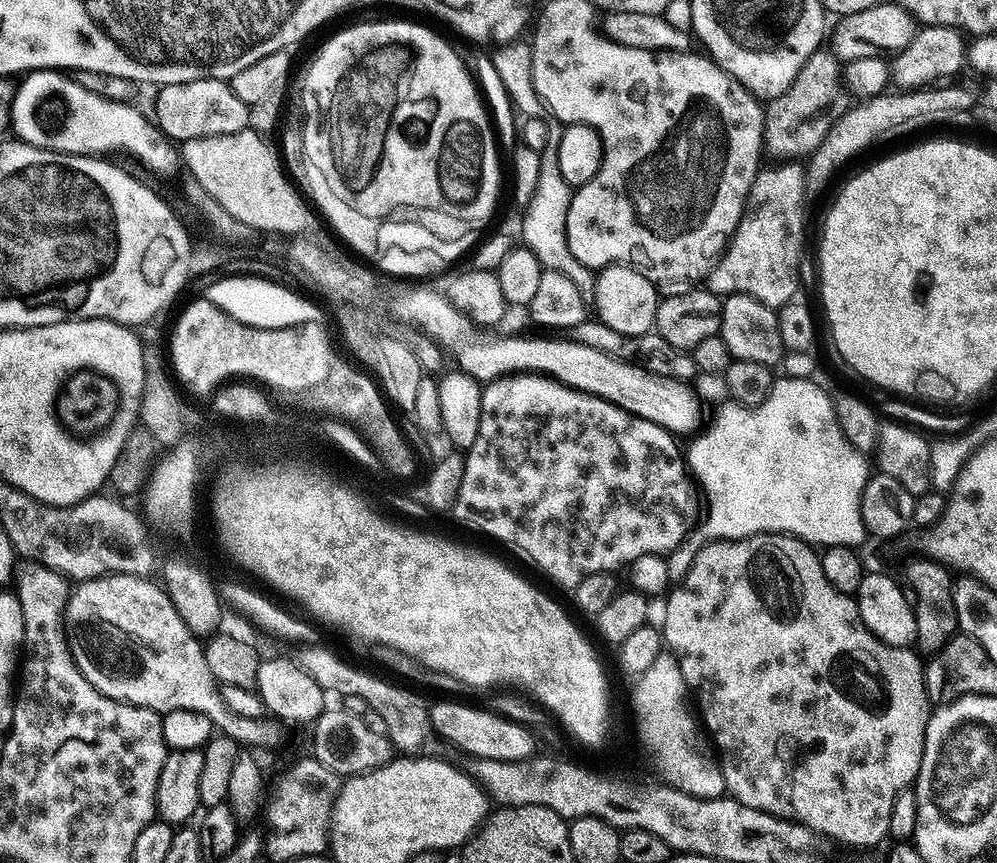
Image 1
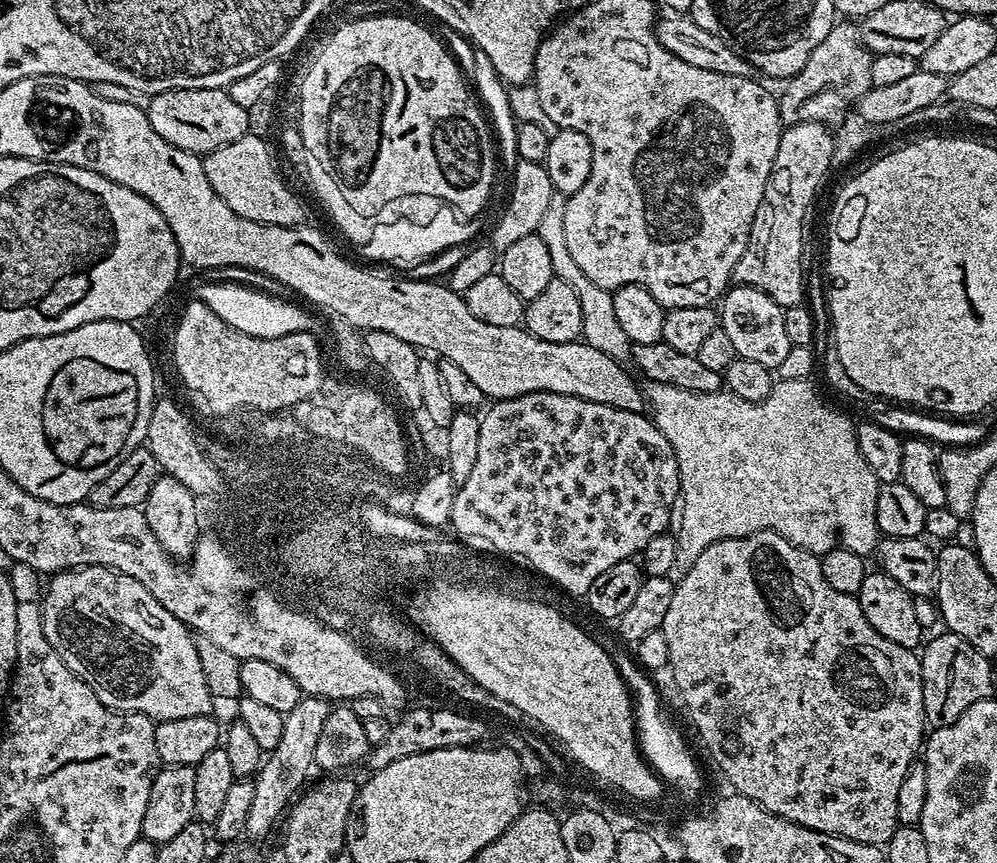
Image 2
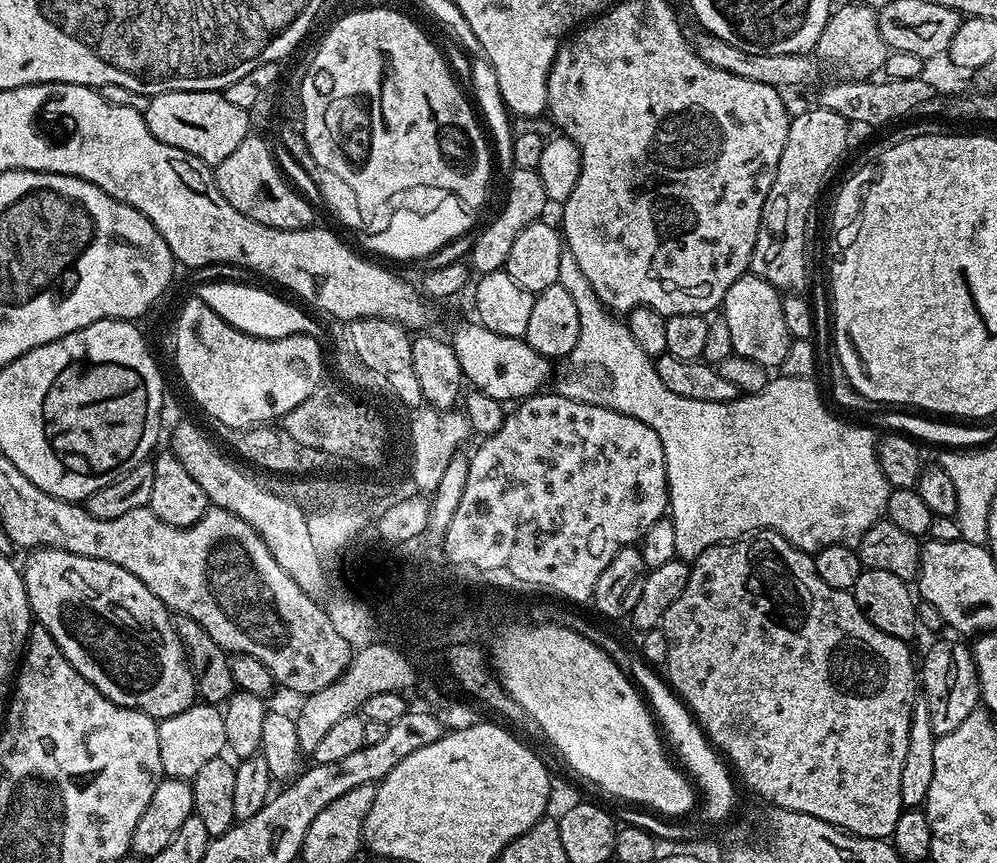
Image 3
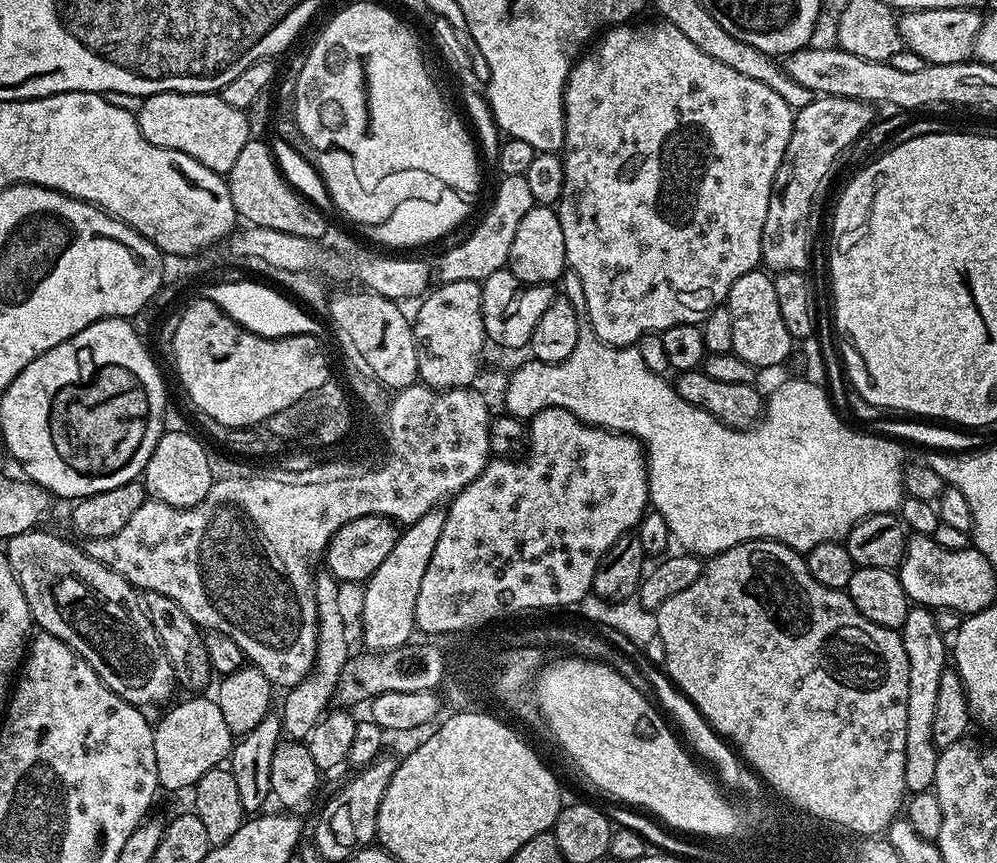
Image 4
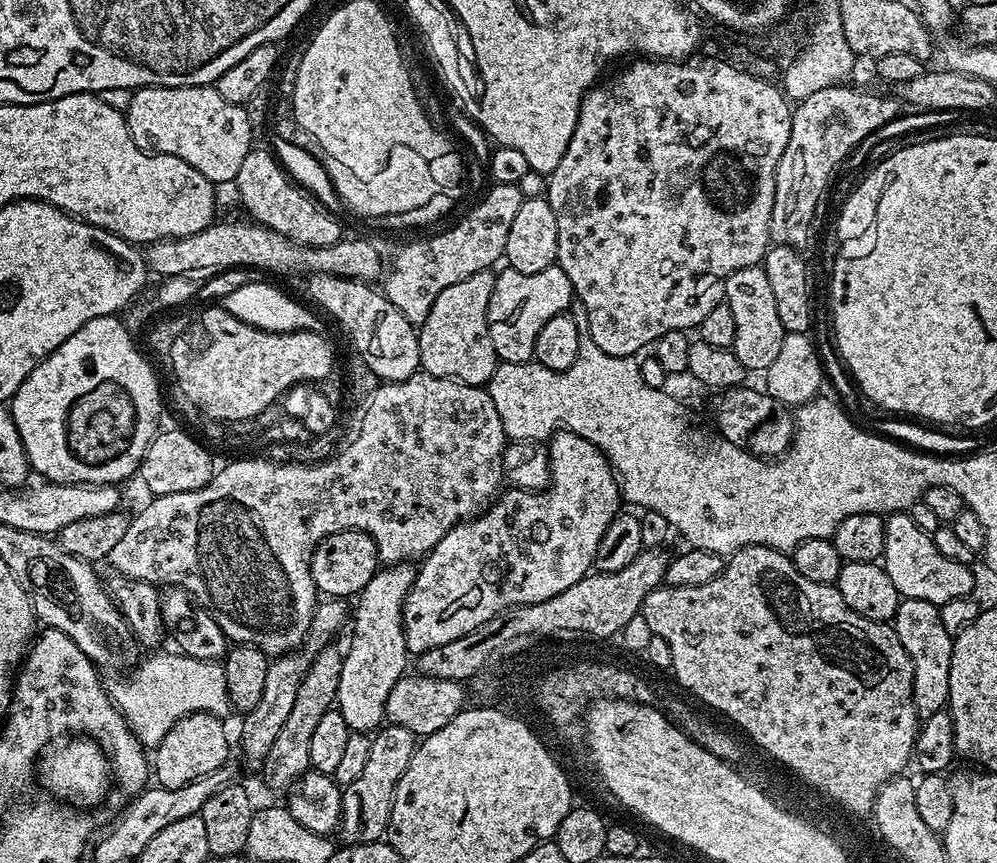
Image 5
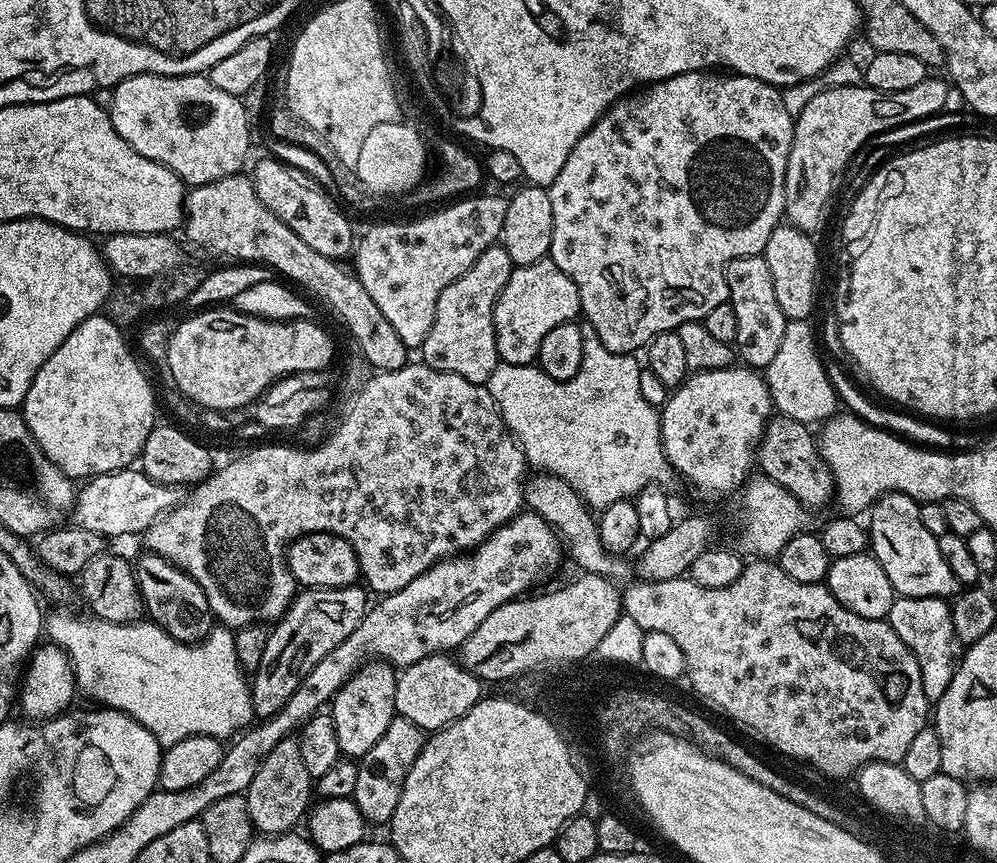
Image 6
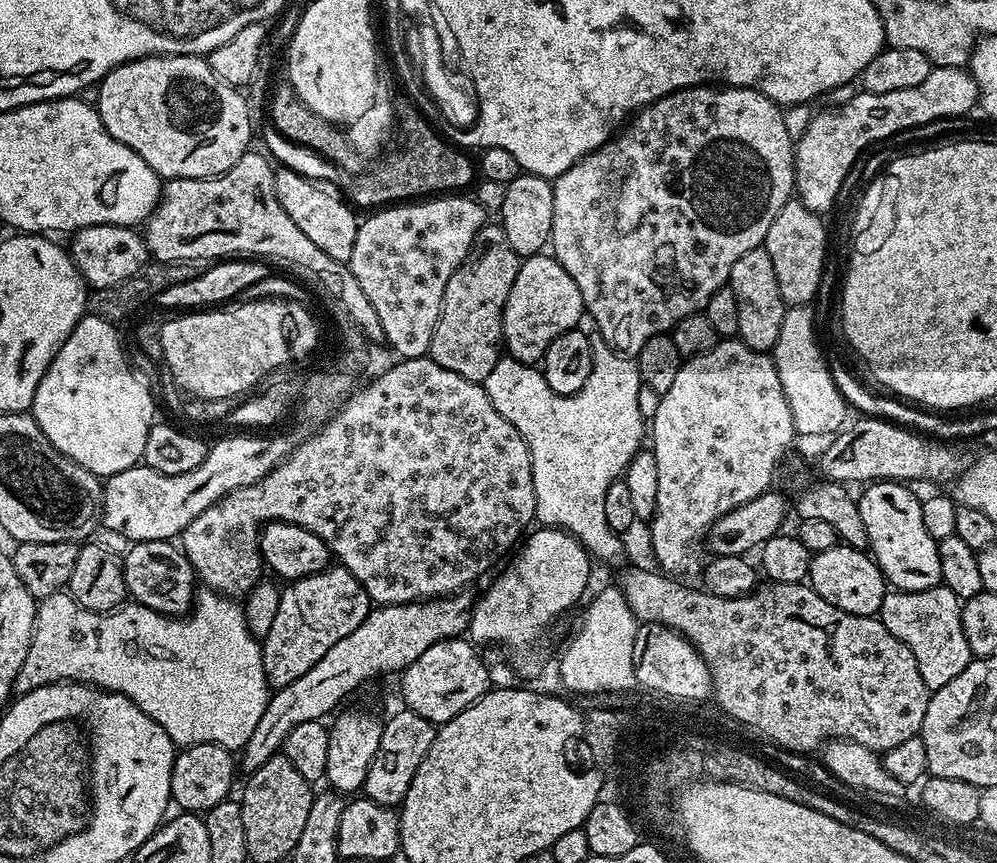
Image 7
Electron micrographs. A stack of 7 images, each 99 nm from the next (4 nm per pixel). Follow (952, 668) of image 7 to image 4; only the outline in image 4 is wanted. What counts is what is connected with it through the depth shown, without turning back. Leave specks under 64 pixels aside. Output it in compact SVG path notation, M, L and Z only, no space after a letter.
M909 607L906 622L898 631L902 646L906 646L910 670L910 686L906 694L906 766L902 769L902 778L909 793L931 792L940 757L934 742L934 710L938 707L938 686L950 660L950 648L945 633L940 632L938 622L934 622L934 611L930 608Z

